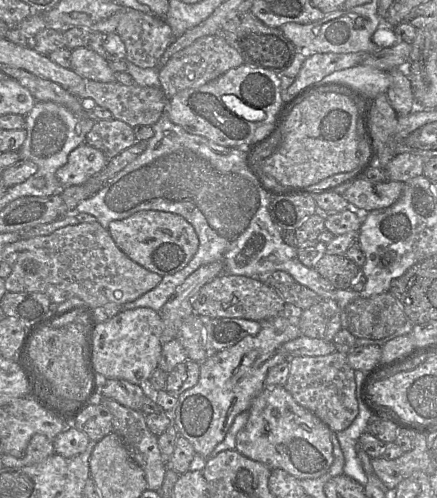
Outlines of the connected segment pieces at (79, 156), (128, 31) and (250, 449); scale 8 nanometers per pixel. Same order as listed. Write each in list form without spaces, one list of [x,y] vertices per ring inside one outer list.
[[[83,143],[68,155],[65,165],[56,172],[56,178],[65,187],[81,185],[98,174],[108,159],[100,150]]]
[[[127,8],[127,12],[119,21],[116,33],[124,42],[125,60],[140,68],[155,68],[166,48],[174,41],[172,29],[163,18],[132,8]]]
[[[269,386],[257,395],[244,427],[236,435],[235,449],[270,469],[282,469],[297,479],[318,478],[333,463],[331,430],[314,413],[299,405],[284,386]]]

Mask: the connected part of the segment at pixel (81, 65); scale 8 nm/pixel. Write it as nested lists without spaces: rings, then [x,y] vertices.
[[[88,46],[71,51],[70,69],[82,79],[115,82],[115,72],[109,67],[109,62]]]

